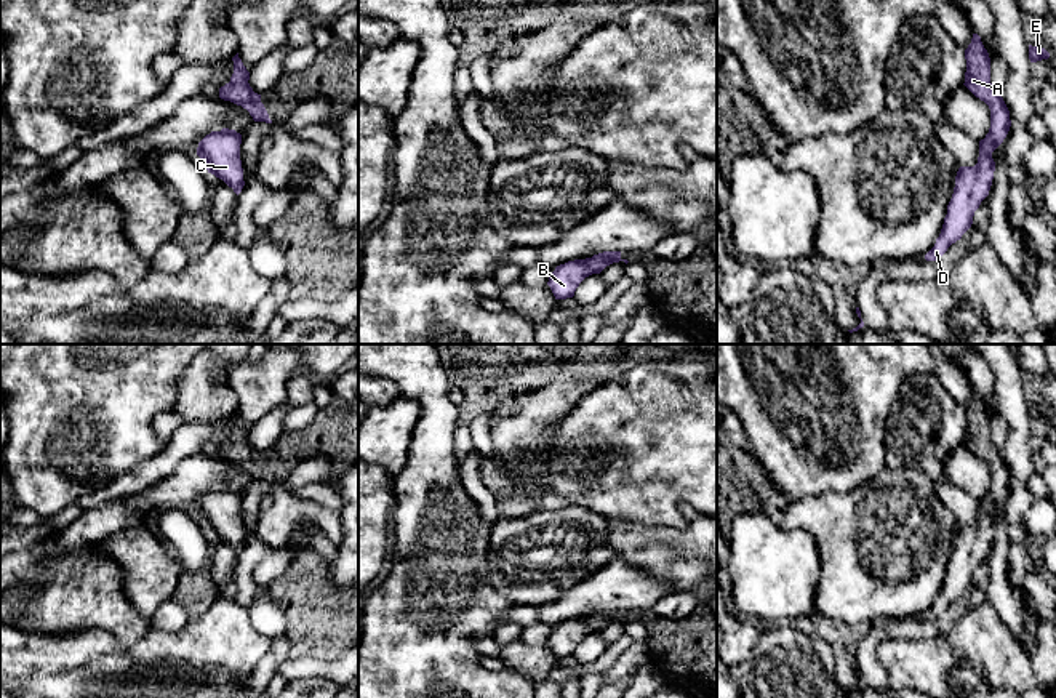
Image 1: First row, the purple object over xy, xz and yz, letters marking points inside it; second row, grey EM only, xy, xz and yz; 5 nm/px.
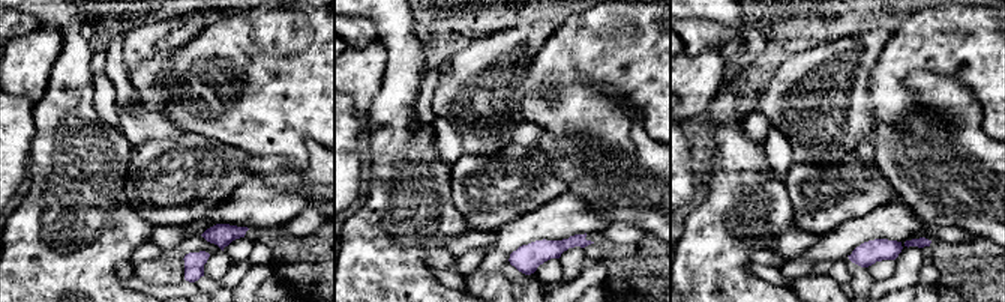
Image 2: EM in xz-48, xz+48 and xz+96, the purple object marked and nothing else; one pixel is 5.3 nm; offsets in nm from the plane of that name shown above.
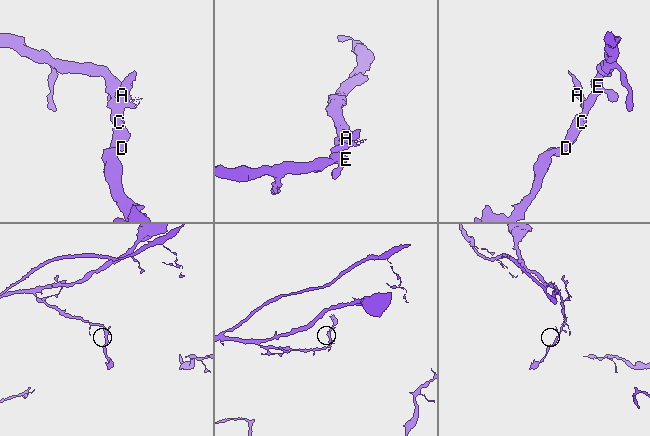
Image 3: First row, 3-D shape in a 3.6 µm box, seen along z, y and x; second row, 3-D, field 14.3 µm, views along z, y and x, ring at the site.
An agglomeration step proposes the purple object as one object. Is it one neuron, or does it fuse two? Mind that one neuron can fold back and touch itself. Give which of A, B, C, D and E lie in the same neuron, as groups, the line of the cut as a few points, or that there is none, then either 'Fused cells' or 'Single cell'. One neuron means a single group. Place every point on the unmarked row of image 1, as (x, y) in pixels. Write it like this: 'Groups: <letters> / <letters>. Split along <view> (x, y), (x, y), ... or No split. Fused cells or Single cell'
Groups: A / B C D E. Split along xz (592, 615), (602, 617), (607, 623). Fused cells

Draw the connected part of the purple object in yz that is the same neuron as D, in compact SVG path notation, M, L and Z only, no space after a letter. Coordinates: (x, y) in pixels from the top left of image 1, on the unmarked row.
M1000 451L989 459L989 467L990 487L986 496L979 499L978 522L958 527L941 592L934 605L925 613L926 620L939 618L952 602L962 597L973 583L974 570L989 554L995 530L992 511L1003 501L1011 485L1010 469Z

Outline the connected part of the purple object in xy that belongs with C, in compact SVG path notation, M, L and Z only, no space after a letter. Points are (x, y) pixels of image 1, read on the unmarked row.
M222 487L206 493L197 506L197 514L208 532L222 538L238 554L245 544L240 519L242 493L235 488Z

